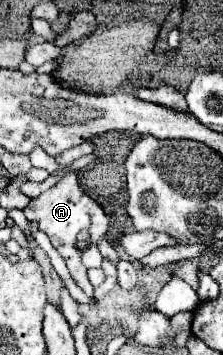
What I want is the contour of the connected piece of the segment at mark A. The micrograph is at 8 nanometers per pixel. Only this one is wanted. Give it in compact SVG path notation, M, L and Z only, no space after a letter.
M67 172L63 174L63 178L49 188L47 192L43 192L41 196L37 196L35 200L31 200L31 204L25 208L25 216L29 218L29 222L37 224L37 228L41 232L45 232L51 240L51 244L57 248L57 252L65 258L65 264L73 276L73 280L79 284L79 288L89 294L93 292L91 282L87 280L87 268L81 262L81 250L77 248L77 234L81 230L89 232L89 244L99 246L99 242L103 240L105 232L107 232L107 224L109 224L109 216L103 212L103 208L85 194L85 190L79 186L77 182L77 174L75 172Z

